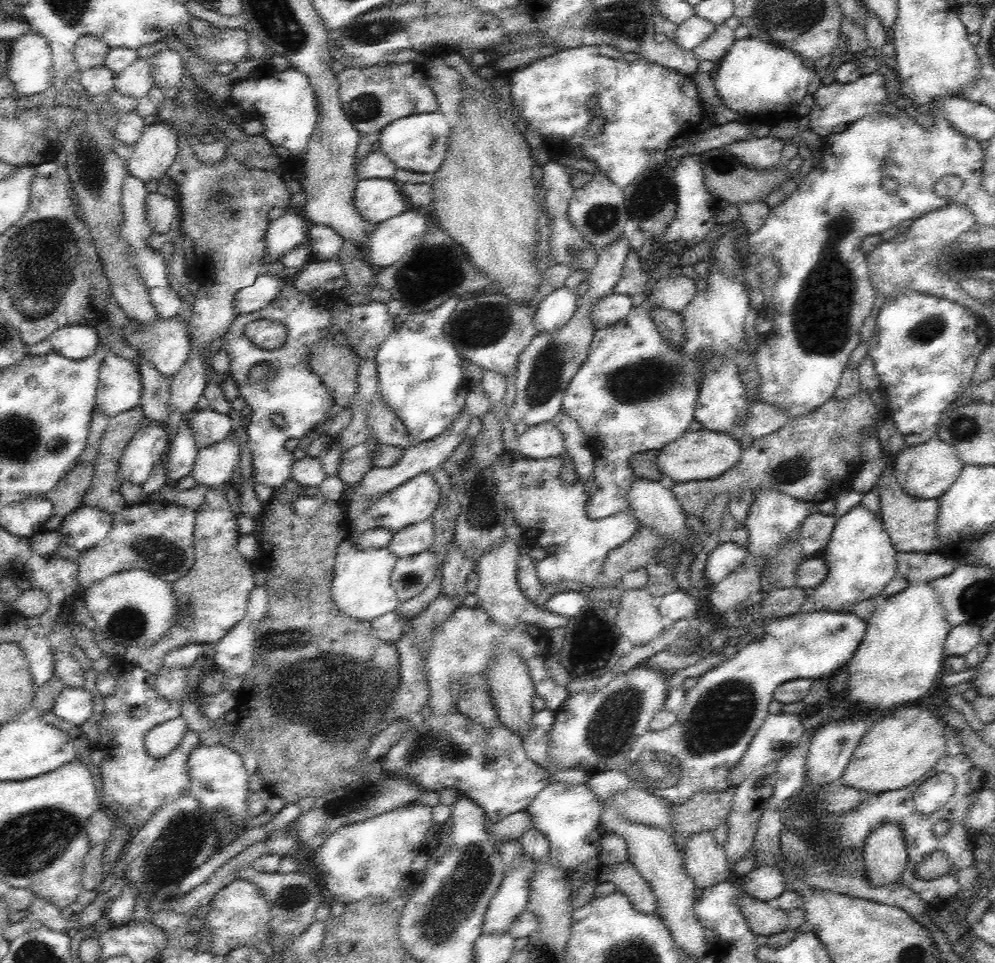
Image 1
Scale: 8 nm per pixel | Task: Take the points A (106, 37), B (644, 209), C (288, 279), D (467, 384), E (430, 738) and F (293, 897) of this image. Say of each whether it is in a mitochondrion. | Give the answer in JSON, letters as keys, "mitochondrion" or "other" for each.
{"A":"other","B":"mitochondrion","C":"other","D":"other","E":"mitochondrion","F":"mitochondrion"}

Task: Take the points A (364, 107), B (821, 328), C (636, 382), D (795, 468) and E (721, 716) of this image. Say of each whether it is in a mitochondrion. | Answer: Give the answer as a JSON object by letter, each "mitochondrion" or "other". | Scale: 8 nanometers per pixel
{"A":"mitochondrion","B":"mitochondrion","C":"mitochondrion","D":"mitochondrion","E":"mitochondrion"}

